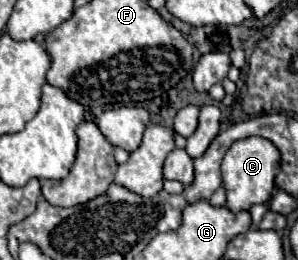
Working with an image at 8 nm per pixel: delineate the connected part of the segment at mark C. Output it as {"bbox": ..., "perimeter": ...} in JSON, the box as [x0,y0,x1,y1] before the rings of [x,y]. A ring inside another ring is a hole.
{"bbox":[222,137,280,213],"perimeter":[[[248,137],[236,141],[222,161],[222,185],[226,189],[226,207],[232,213],[248,211],[256,203],[268,203],[274,191],[274,177],[280,171],[278,149],[262,137]]]}

